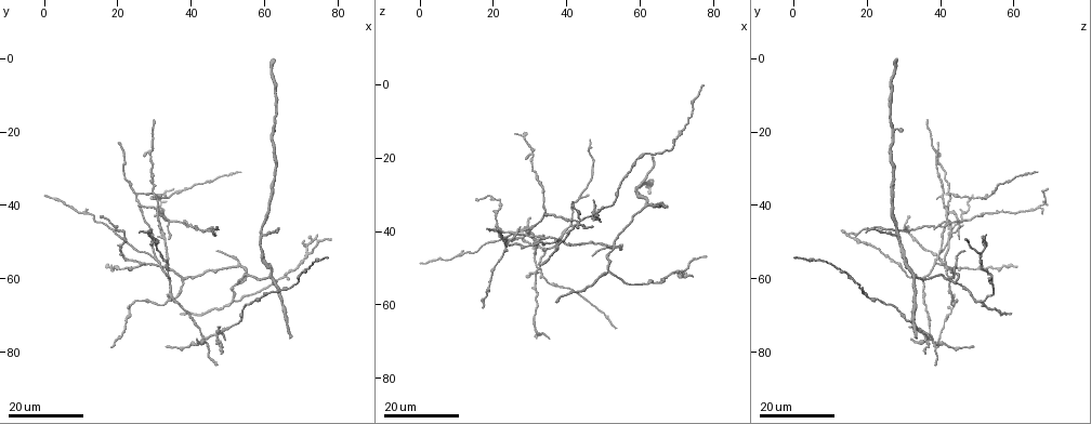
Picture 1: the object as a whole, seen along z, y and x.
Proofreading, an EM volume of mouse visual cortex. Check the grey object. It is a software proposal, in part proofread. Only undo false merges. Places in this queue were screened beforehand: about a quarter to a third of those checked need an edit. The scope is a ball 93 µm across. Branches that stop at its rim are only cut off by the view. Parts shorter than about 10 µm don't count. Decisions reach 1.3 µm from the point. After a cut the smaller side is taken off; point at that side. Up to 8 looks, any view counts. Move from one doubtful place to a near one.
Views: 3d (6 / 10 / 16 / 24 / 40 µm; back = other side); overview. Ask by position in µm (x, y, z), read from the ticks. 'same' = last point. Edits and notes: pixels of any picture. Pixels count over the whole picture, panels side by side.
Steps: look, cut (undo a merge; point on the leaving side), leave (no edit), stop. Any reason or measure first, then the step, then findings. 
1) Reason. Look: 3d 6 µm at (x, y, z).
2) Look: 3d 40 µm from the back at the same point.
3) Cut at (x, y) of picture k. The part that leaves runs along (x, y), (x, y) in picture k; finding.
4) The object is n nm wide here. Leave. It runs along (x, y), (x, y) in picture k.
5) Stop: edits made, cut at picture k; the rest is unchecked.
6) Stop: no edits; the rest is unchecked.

Look: 3d 16 µm at (26.5, 56.5, 40.5).

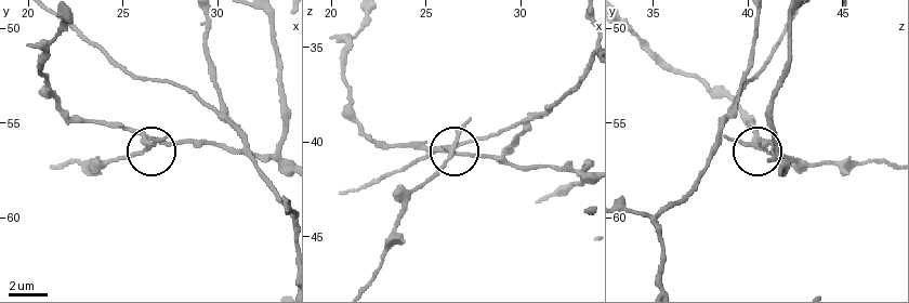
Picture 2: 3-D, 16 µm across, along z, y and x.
Look: 3d 6 µm at (26.4, 56.2, 40.5).

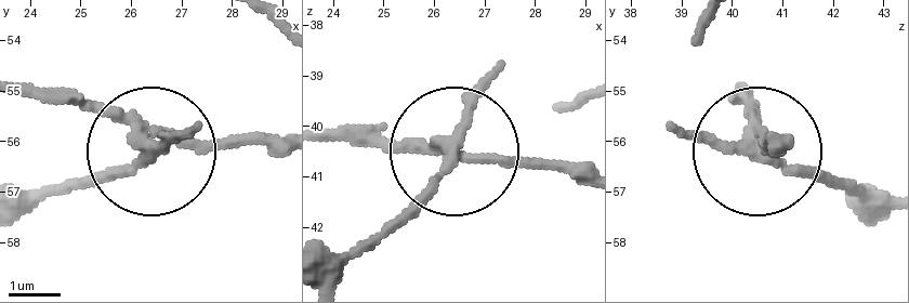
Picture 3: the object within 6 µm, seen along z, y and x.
Cut at (120, 173) of picture 3. The part that leaves runs along (136, 135), (132, 161), (37, 196) in picture 3; two neurons meet here.

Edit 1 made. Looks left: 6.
Looks like a crossing. Look: 3d 16 µm at (31.5, 41.0, 41.5).

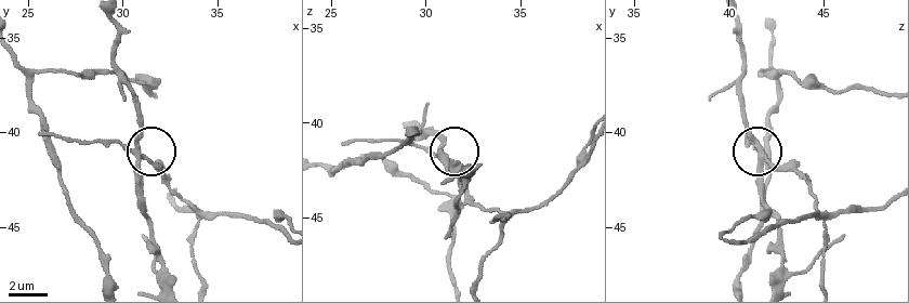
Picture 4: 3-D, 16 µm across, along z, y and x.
Look: 3d 10 µm at (31.2, 41.4, 41.8).

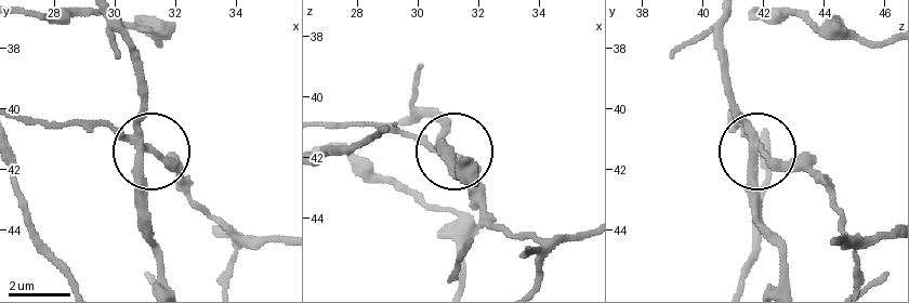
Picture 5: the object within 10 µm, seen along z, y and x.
Cut at (173, 159) of picture 5. The part that leaves runs along (139, 145), (160, 154), (207, 208), (245, 236), (284, 238) in picture 5; a second neuron is stuck on.

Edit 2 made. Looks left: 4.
Redraw. Look: overview.

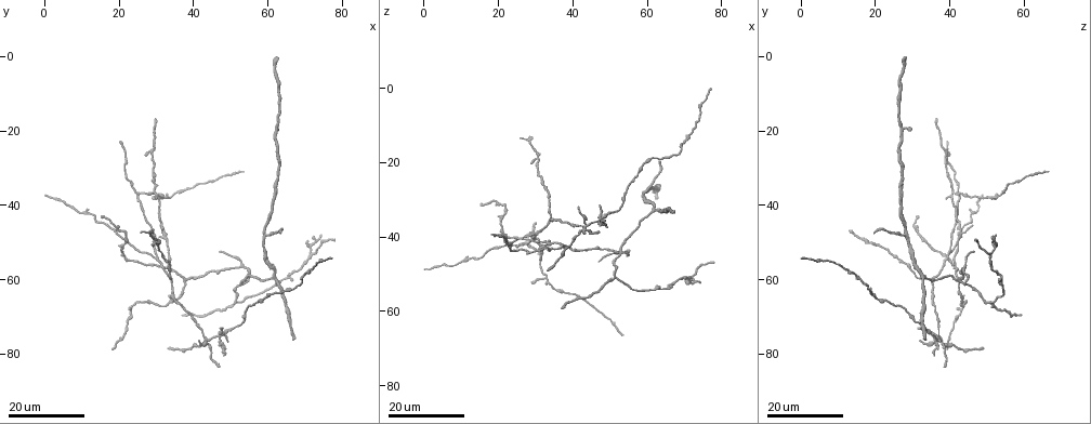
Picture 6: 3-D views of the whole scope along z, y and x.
Sudden change in width. Look: 3d 16 µm at (34.5, 60.0, 32.5).

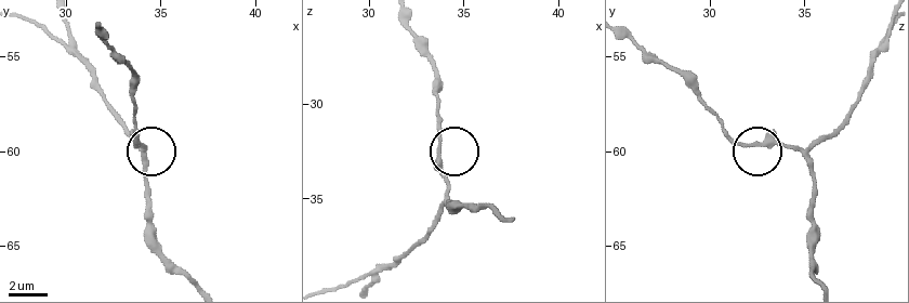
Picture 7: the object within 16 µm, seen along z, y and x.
Look: 3d 6 µm at (33.8, 59.6, 31.7).

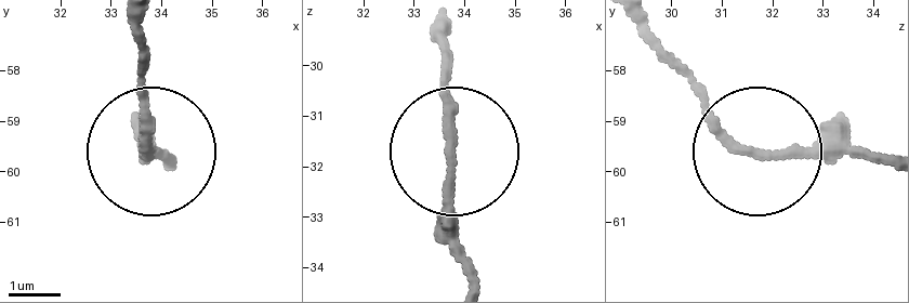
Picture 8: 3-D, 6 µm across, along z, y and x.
Leave. It runs along (888, 167), (747, 149), (647, 41) in picture 8; one neuron here.

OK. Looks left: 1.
Stop: edits made, cut at picture 3, cut at picture 5; the rest is unchecked.

